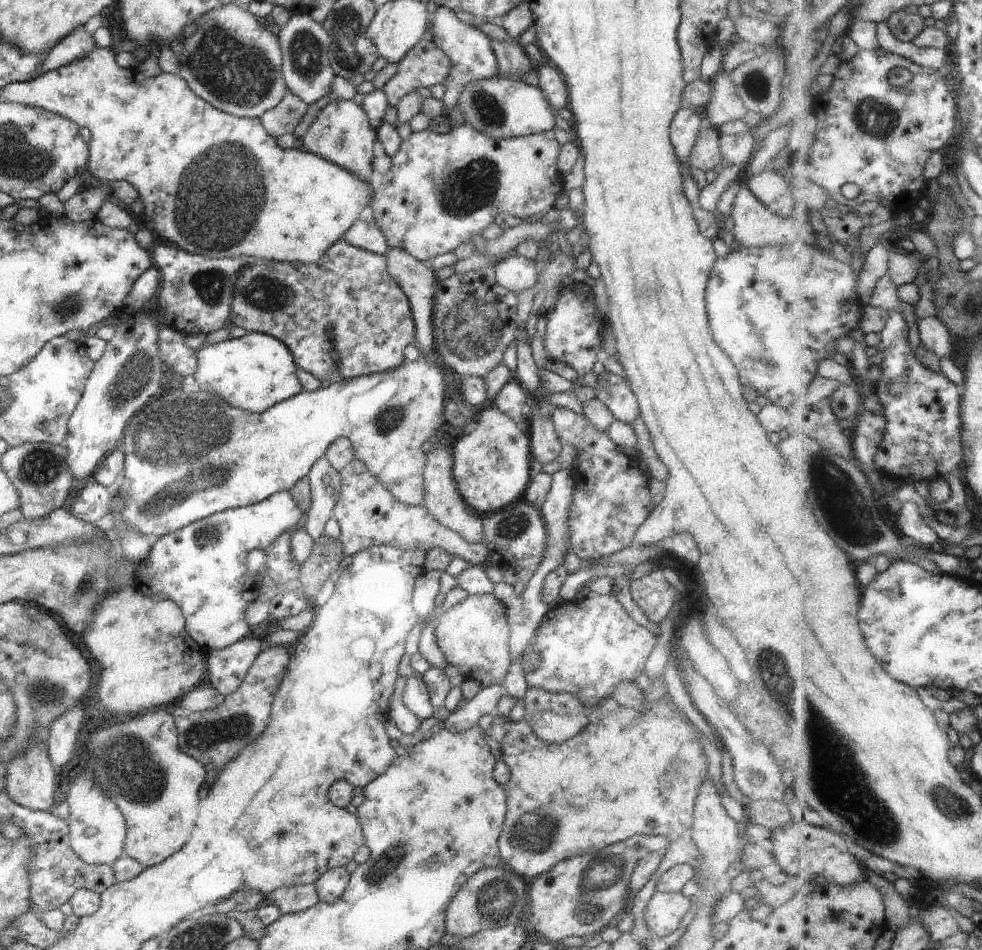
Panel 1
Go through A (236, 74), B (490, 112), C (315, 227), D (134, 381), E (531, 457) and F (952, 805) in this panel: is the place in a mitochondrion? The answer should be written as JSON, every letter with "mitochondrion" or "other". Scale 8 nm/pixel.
{"A":"mitochondrion","B":"mitochondrion","C":"other","D":"mitochondrion","E":"other","F":"mitochondrion"}

